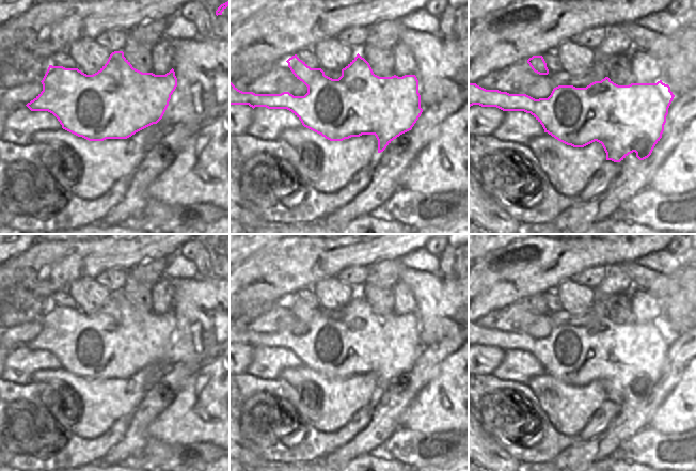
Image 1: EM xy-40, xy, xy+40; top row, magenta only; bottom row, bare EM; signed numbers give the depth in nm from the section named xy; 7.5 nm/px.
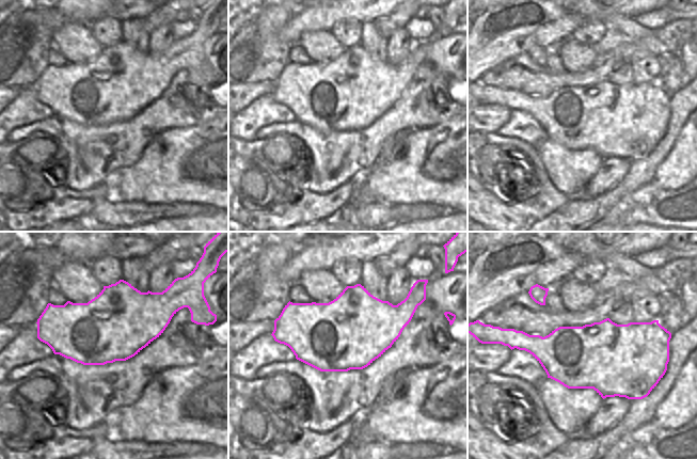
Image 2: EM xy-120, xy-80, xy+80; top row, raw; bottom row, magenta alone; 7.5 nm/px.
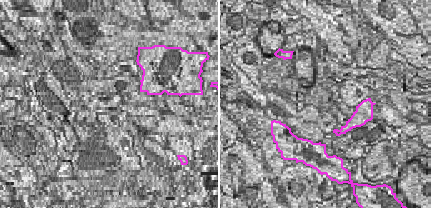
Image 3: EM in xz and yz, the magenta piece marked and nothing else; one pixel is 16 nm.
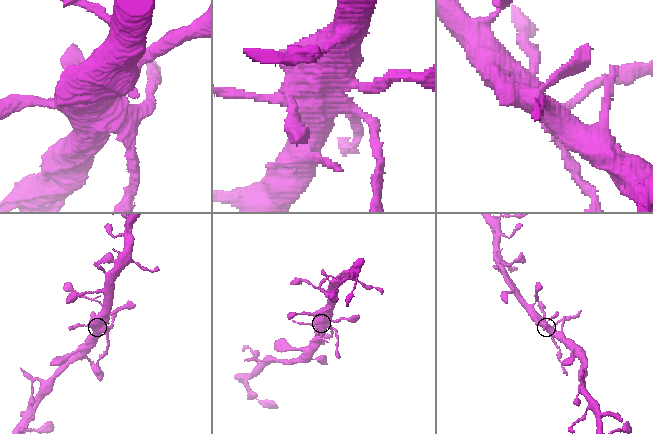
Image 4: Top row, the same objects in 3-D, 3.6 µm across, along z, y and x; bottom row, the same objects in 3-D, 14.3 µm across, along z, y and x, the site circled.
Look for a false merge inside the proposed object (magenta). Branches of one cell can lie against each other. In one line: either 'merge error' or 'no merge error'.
no merge error

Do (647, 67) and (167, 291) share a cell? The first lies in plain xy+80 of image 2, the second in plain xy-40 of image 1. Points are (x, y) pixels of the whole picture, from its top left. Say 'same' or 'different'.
same

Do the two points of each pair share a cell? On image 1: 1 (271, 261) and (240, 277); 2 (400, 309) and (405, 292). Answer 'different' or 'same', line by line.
1: same
2: same

